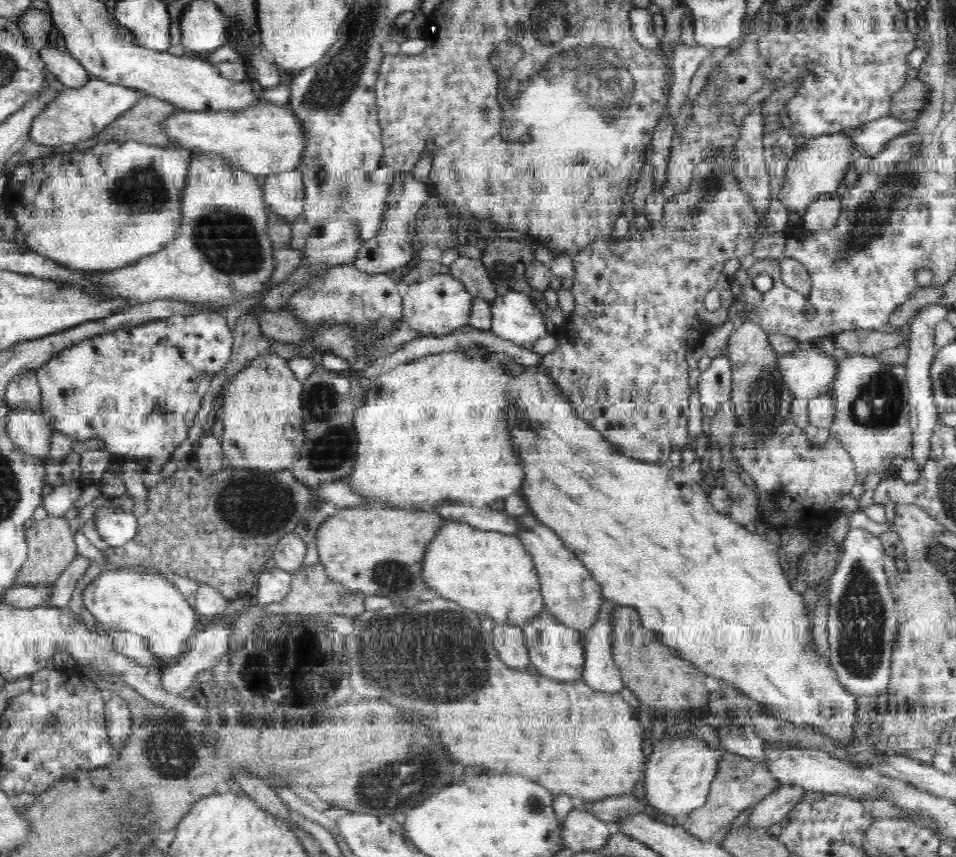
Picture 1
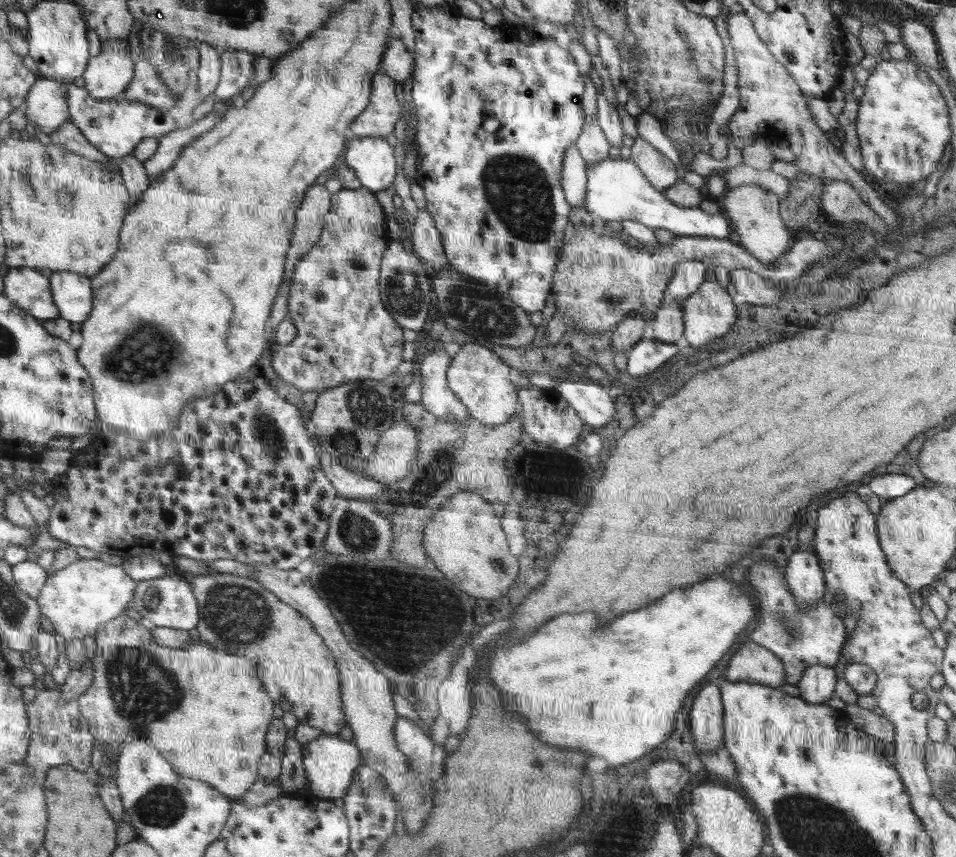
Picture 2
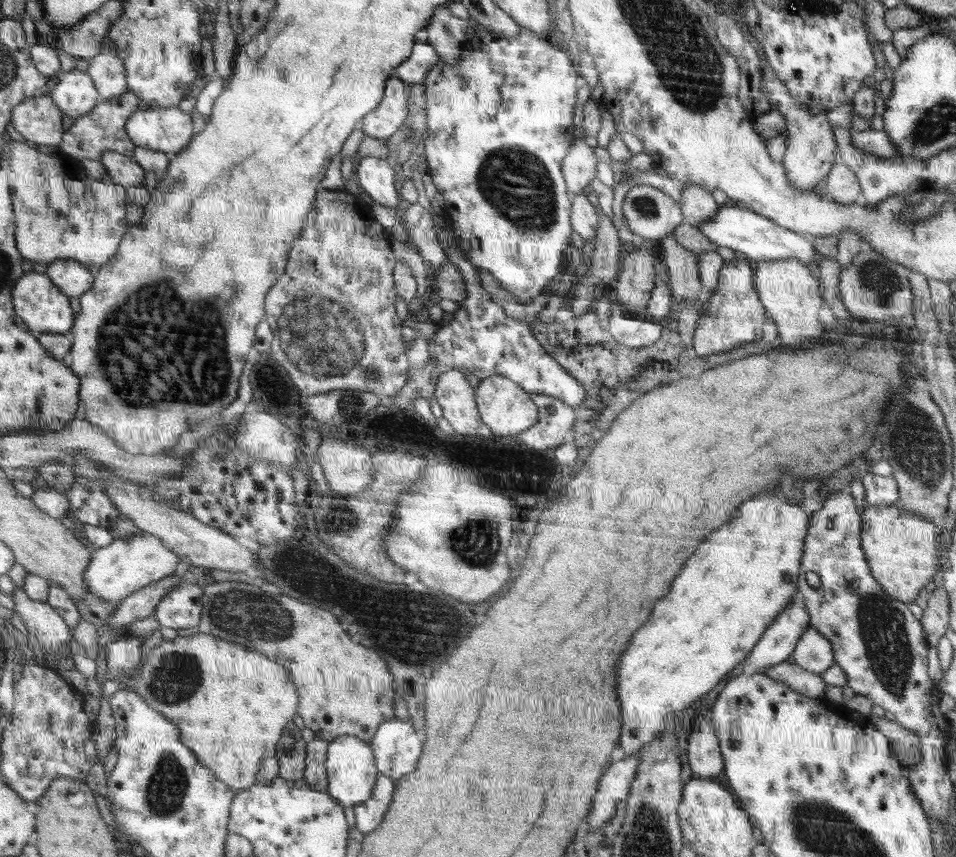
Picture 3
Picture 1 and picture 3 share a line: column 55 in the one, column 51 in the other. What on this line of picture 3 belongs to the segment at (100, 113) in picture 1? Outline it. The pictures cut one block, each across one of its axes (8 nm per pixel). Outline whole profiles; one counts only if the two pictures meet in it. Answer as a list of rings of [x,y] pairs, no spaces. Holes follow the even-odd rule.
[[[52,94],[30,98],[18,105],[13,112],[15,128],[35,143],[53,147],[62,146],[65,141],[64,116],[60,104]]]

